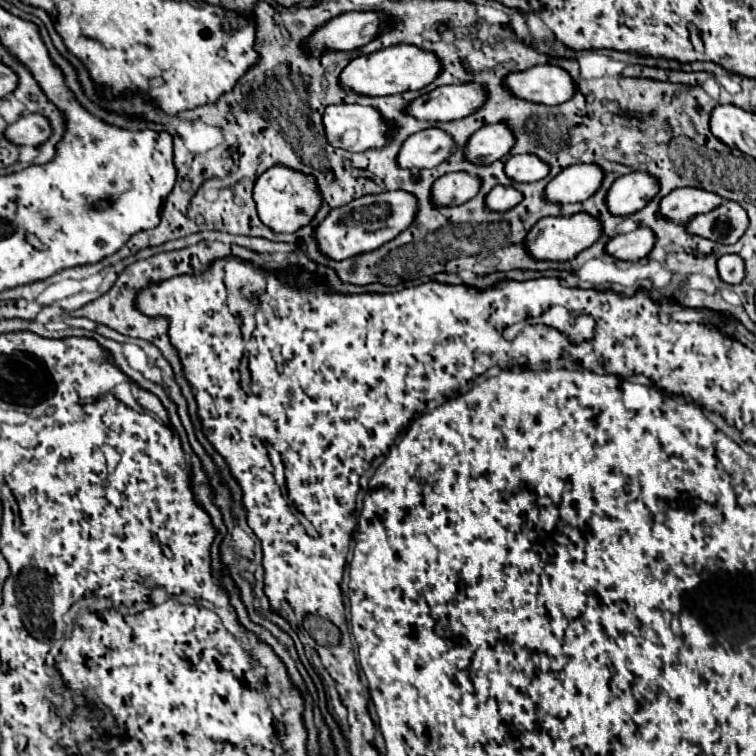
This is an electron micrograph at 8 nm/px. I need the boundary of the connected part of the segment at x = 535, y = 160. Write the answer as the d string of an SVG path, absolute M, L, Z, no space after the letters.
M518 154L506 160L504 172L518 182L536 182L548 176L550 164L542 162L542 158L538 158L536 154Z

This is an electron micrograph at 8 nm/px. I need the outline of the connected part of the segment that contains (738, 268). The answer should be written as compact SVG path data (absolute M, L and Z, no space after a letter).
M724 254L718 260L718 272L726 284L740 284L746 278L744 260L738 254Z

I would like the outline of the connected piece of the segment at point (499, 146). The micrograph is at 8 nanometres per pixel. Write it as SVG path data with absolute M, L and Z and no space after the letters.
M496 122L480 128L468 142L466 158L478 164L490 164L506 154L514 146L514 132L506 122Z

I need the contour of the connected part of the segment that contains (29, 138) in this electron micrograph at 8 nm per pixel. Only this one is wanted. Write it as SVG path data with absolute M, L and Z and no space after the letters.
M24 114L18 122L6 128L6 138L20 146L40 146L50 138L50 134L50 120L42 118L42 114Z

